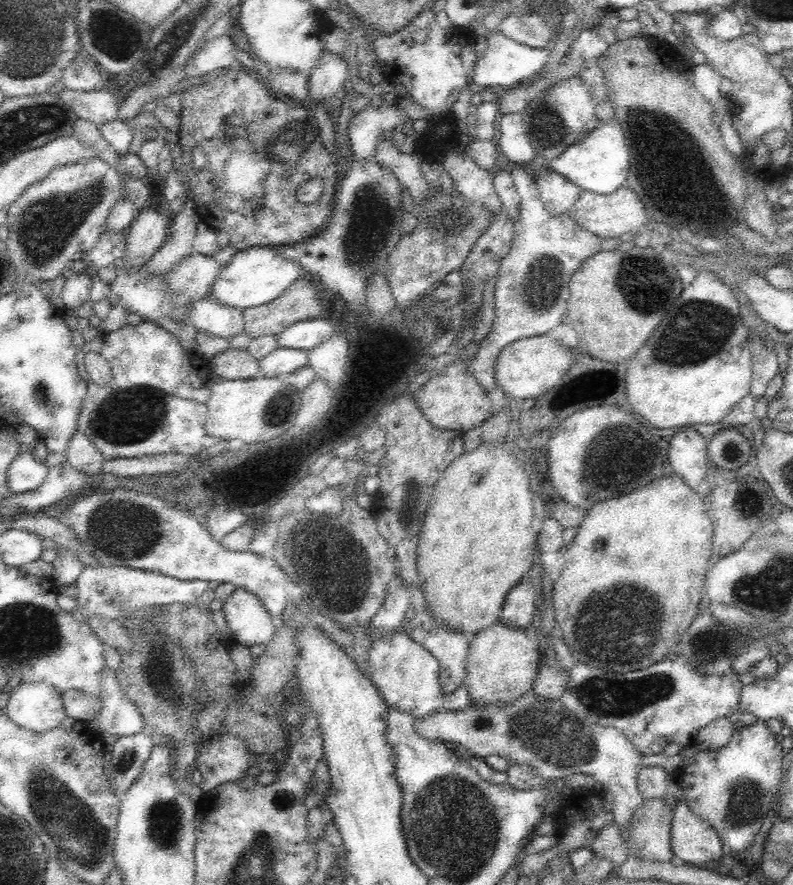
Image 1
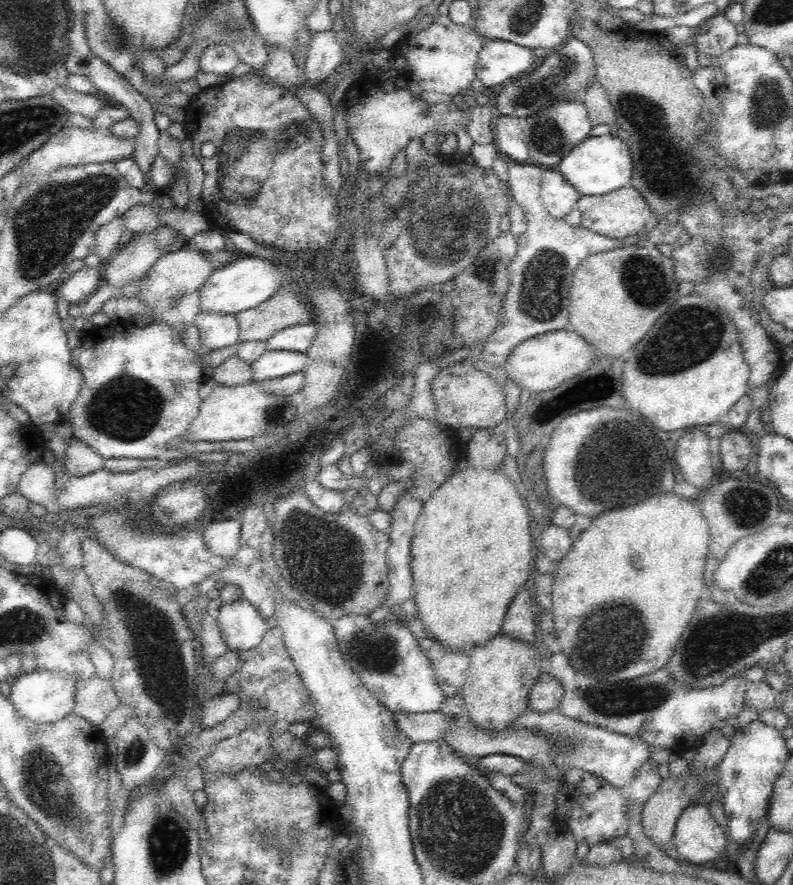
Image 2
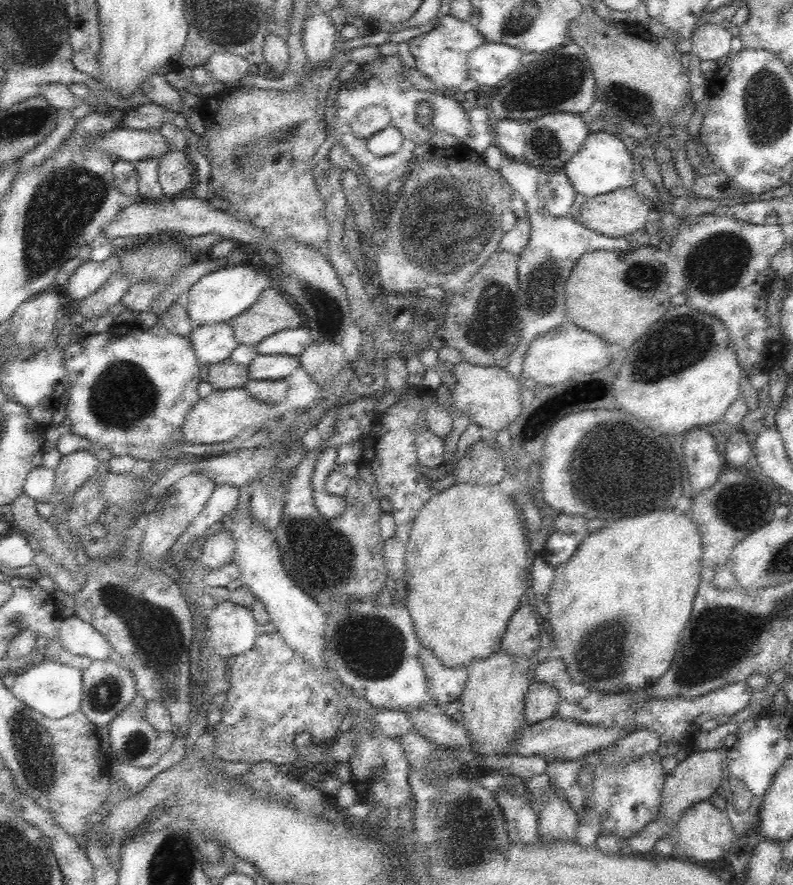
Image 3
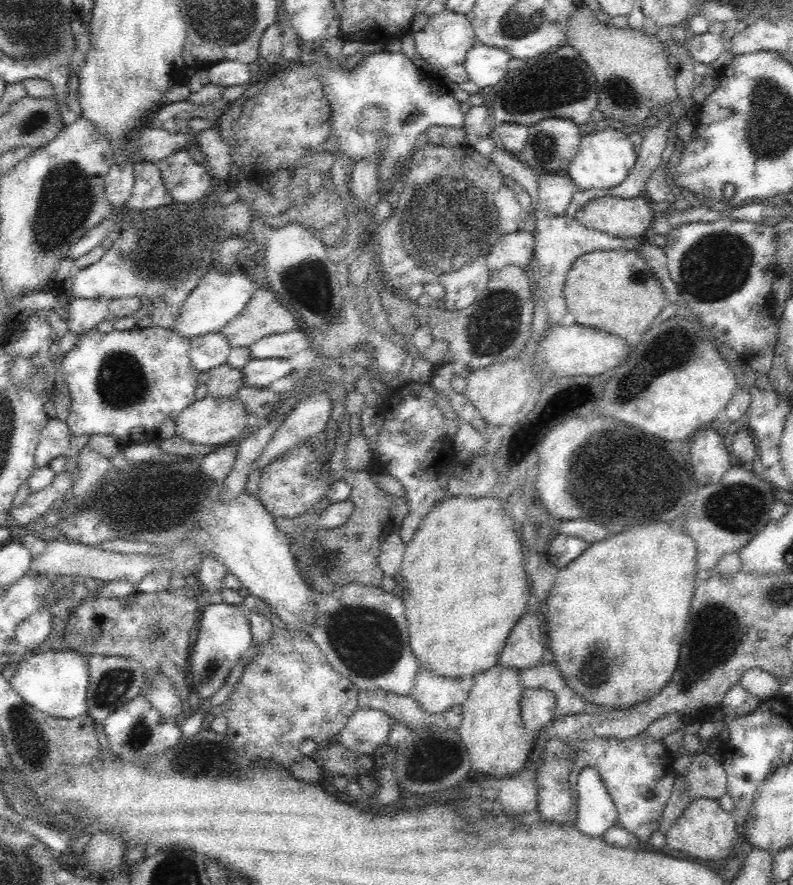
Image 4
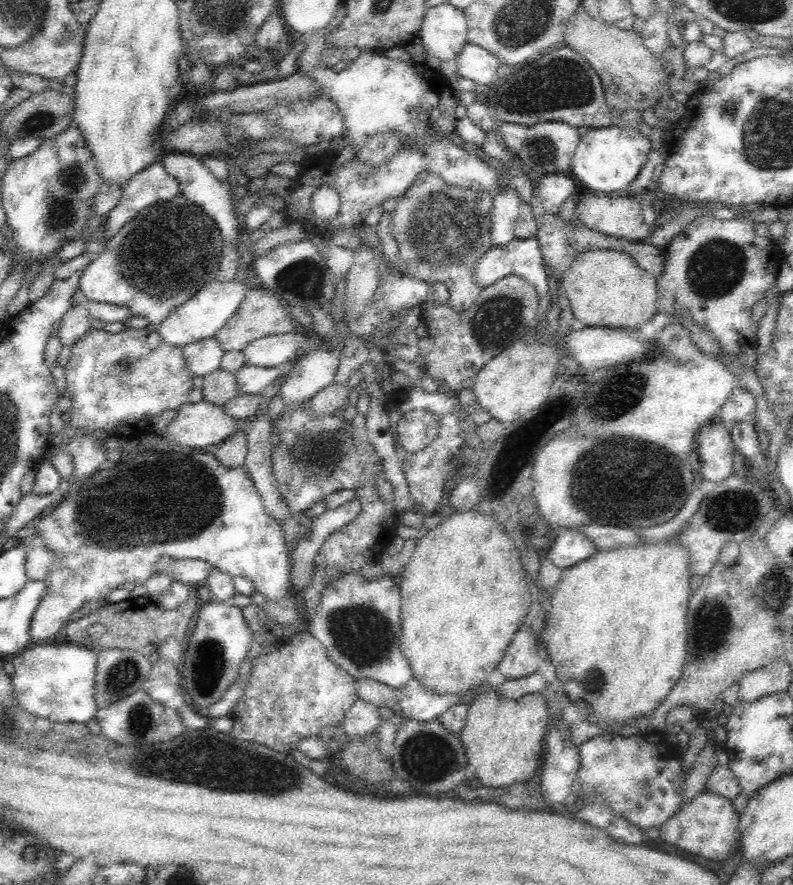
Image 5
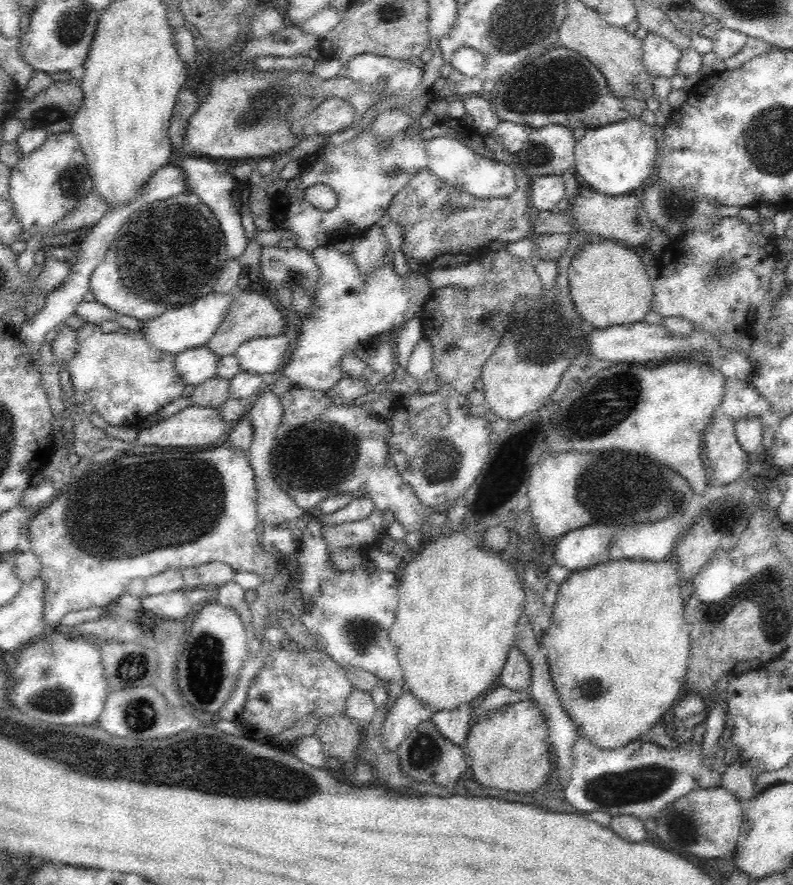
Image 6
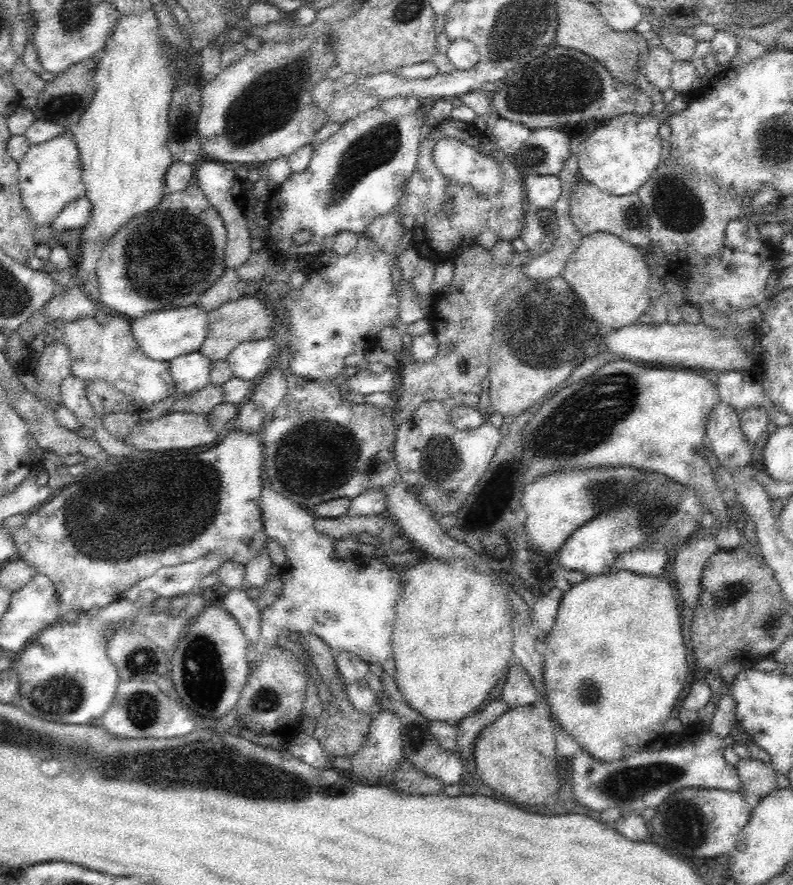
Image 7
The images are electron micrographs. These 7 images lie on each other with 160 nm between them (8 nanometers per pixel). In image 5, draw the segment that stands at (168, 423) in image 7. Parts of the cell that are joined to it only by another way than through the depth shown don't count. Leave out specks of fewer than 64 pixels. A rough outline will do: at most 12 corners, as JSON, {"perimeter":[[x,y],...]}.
{"perimeter":[[184,404],[161,435],[206,448],[236,432],[224,406]]}

